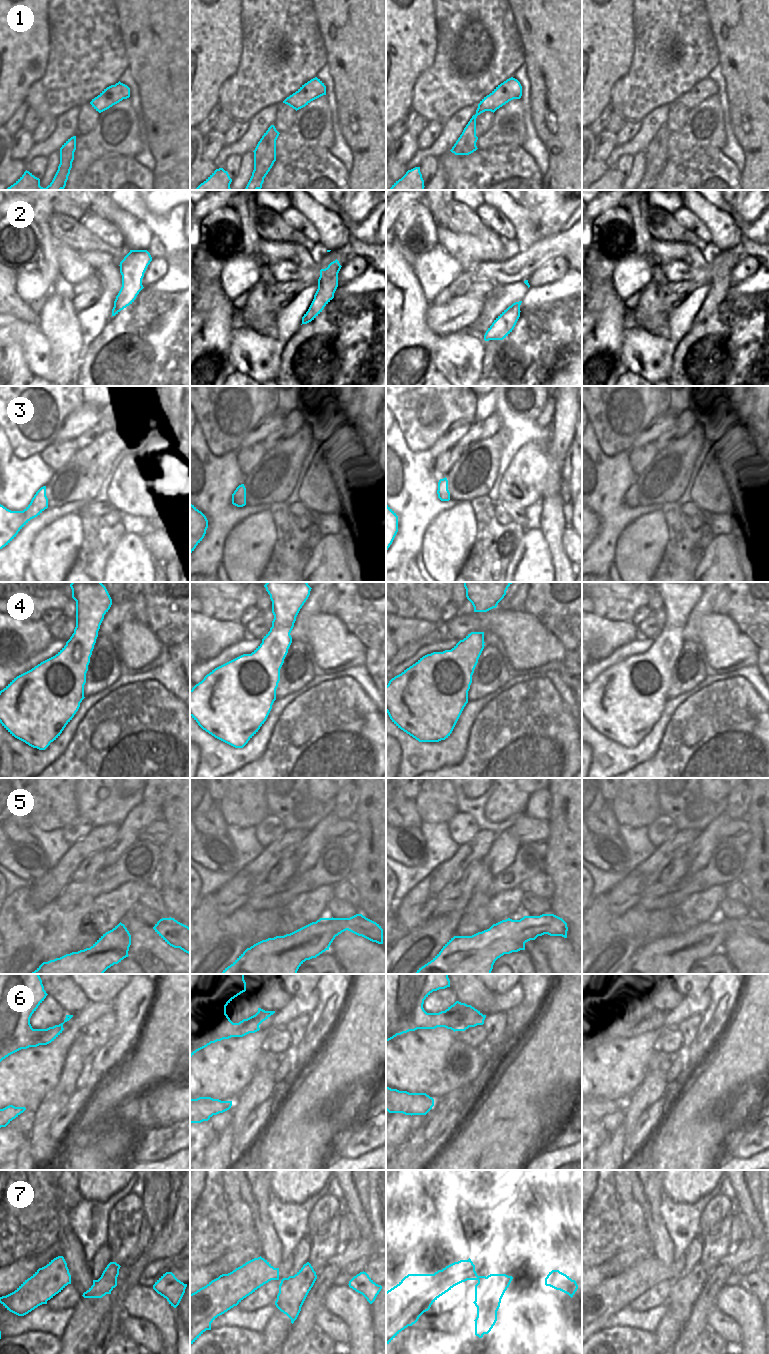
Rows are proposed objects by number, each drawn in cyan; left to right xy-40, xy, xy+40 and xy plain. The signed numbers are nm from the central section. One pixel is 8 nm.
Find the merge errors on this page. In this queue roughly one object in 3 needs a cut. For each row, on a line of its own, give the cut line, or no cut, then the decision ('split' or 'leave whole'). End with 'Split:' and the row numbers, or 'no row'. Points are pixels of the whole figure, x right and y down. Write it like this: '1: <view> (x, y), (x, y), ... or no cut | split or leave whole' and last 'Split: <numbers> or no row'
1: no cut | leave whole
2: no cut | leave whole
3: no cut | leave whole
4: no cut | leave whole
5: no cut | leave whole
6: no cut | leave whole
7: xy+40 (485, 1276), (478, 1281) | split
Split: 7

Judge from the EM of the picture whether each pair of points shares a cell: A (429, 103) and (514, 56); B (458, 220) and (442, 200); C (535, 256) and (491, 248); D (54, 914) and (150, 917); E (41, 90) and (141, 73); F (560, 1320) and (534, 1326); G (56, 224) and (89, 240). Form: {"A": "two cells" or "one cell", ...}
{"A": "one cell", "B": "one cell", "C": "two cells", "D": "two cells", "E": "two cells", "F": "two cells", "G": "one cell"}

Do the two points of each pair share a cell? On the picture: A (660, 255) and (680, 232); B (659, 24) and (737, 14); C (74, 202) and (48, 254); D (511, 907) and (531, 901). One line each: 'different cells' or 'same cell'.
A: different cells
B: different cells
C: same cell
D: different cells

